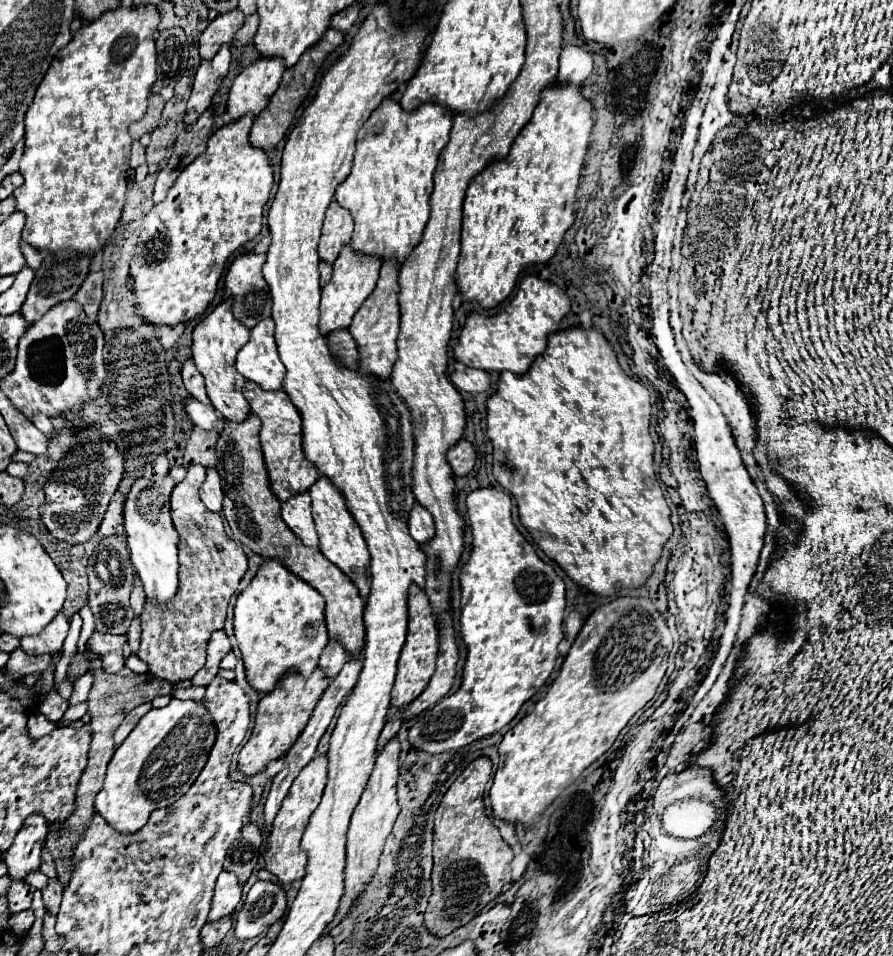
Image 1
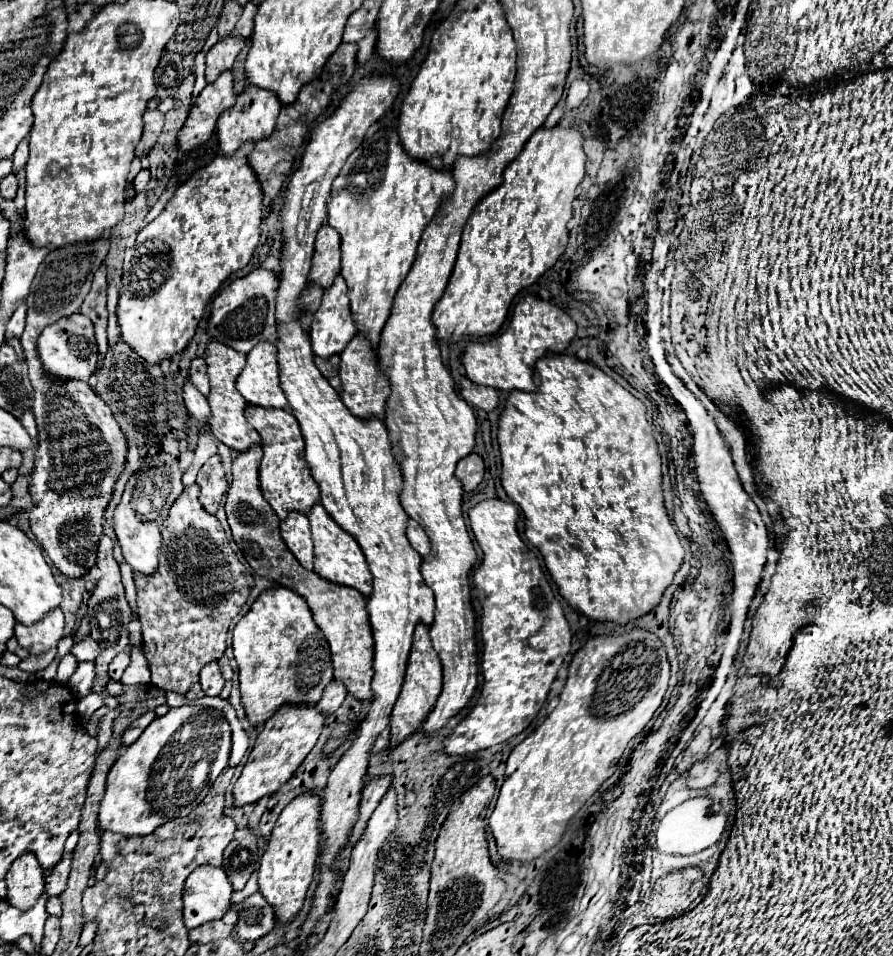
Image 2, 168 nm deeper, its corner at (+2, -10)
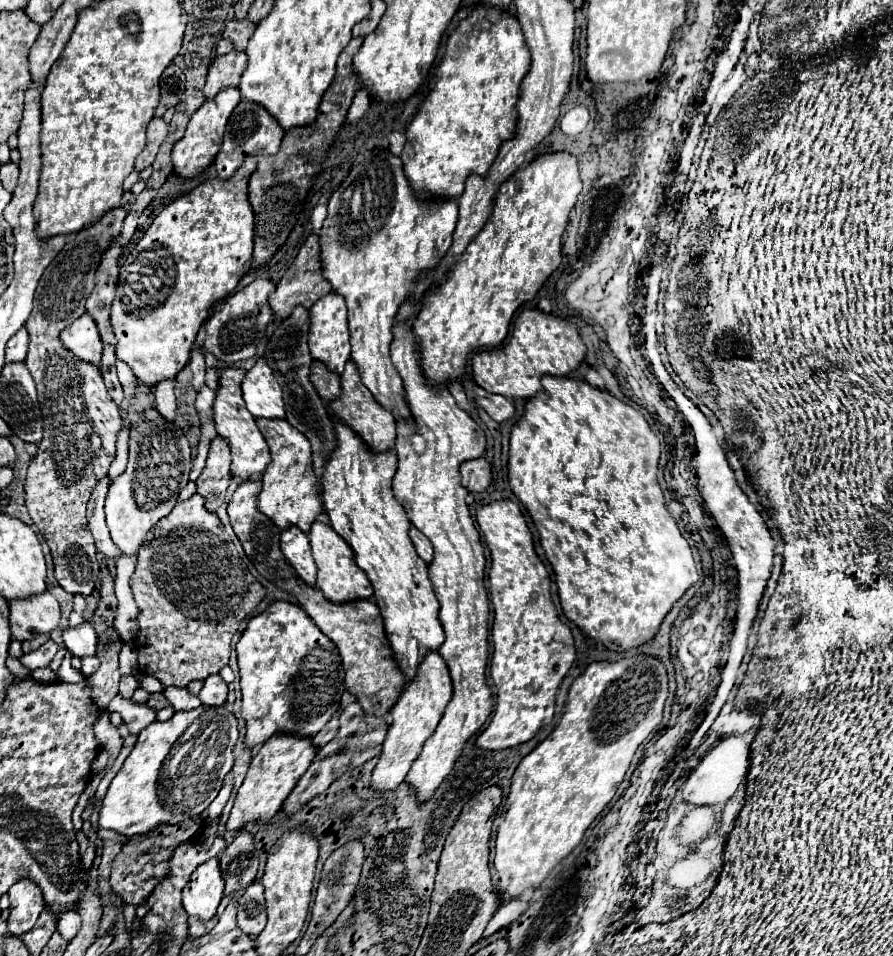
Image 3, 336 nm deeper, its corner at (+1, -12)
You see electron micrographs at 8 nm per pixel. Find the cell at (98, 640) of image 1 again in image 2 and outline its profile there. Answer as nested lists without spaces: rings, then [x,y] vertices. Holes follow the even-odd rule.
[[[85,636],[83,640],[79,640],[79,642],[75,642],[73,644],[73,648],[71,648],[71,654],[79,660],[79,662],[83,662],[83,660],[95,660],[97,656],[99,656],[99,644],[91,638],[91,636]]]

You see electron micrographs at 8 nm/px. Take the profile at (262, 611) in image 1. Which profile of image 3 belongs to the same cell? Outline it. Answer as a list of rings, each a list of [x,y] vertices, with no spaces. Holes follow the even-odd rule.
[[[276,600],[262,614],[250,618],[236,644],[236,654],[240,666],[242,718],[246,720],[246,746],[254,748],[276,732],[314,736],[340,708],[340,698],[344,694],[344,670],[340,654],[334,642],[318,630],[312,618],[298,604]]]

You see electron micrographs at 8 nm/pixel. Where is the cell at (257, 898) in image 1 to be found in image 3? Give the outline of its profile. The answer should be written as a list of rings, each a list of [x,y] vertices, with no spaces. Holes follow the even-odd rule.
[[[254,882],[246,888],[244,896],[238,902],[238,926],[250,936],[258,936],[266,926],[266,904],[264,888],[260,882]]]

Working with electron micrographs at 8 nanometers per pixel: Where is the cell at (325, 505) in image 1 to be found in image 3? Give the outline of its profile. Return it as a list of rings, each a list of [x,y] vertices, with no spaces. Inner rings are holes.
[[[316,520],[312,524],[310,530],[310,546],[314,552],[314,562],[318,566],[318,576],[316,576],[316,586],[324,592],[324,596],[328,600],[336,600],[336,602],[350,602],[350,600],[358,600],[358,598],[370,598],[372,596],[372,582],[368,580],[366,572],[356,566],[356,558],[352,548],[346,544],[346,540],[336,534],[330,524],[324,524],[320,520]]]

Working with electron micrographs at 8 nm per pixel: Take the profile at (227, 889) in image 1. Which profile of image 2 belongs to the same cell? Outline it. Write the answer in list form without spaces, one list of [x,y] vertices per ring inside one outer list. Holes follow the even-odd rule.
[[[199,866],[195,868],[183,886],[183,904],[185,904],[185,926],[197,928],[205,922],[223,918],[229,910],[231,884],[223,868],[217,866]]]

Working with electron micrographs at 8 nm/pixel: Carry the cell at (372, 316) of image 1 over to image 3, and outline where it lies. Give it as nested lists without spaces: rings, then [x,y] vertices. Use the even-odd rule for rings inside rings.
[[[352,360],[346,362],[346,368],[344,368],[344,374],[342,374],[342,394],[330,402],[330,412],[344,420],[360,438],[364,438],[364,442],[368,444],[370,450],[374,452],[382,452],[382,450],[388,450],[388,448],[394,448],[394,440],[396,440],[396,420],[392,416],[390,410],[386,410],[384,406],[380,406],[372,392],[362,384],[360,380],[360,374],[358,374],[358,368]]]

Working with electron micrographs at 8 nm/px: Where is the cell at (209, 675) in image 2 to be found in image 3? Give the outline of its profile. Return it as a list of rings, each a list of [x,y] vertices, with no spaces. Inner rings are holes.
[[[214,674],[214,676],[208,676],[204,680],[204,686],[202,686],[198,698],[206,706],[220,706],[226,700],[226,694],[228,694],[226,682],[218,674]]]

